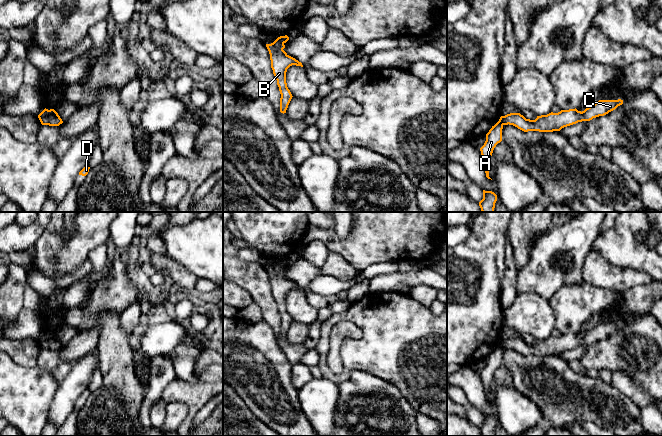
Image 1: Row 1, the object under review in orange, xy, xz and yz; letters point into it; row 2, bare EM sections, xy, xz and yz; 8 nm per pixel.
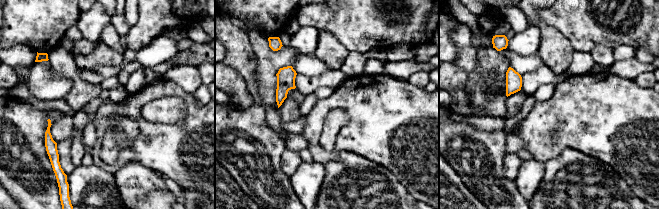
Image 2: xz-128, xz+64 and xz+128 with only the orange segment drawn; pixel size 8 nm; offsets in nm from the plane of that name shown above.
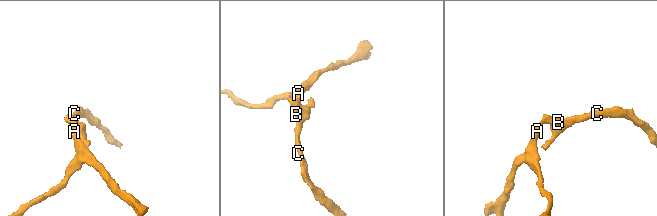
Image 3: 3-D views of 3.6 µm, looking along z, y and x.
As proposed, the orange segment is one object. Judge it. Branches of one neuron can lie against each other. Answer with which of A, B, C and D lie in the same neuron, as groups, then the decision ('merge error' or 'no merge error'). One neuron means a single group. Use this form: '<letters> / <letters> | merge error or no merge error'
A / B C D | merge error

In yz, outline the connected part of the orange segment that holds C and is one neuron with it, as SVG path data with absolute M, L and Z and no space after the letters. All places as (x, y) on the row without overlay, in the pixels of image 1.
M599 324L593 330L584 335L575 333L561 334L558 337L537 340L535 344L526 343L520 337L510 337L501 340L499 345L502 349L513 349L518 353L539 356L560 355L562 352L582 345L590 345L593 342L604 340L623 328L623 324Z

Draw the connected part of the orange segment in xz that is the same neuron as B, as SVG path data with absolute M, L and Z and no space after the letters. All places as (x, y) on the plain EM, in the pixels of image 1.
M275 264L271 268L266 268L266 271L270 278L271 292L277 304L277 309L281 318L280 336L284 338L286 337L288 329L293 321L286 307L287 293L292 289L301 291L303 291L303 289L283 274L285 269L282 266Z

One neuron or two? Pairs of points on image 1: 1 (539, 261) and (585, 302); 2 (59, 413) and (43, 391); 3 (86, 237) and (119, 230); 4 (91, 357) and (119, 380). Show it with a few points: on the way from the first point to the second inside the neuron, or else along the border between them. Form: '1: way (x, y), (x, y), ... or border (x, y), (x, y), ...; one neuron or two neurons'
1: border (583, 281), (564, 284), (549, 300); two neurons
2: border (62, 381), (55, 393), (46, 421); two neurons
3: border (111, 222), (108, 228), (108, 235); two neurons
4: border (96, 348), (98, 366); two neurons

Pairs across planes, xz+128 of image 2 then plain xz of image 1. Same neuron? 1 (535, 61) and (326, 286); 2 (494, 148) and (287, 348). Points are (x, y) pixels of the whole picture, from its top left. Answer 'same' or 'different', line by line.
1: same
2: different

